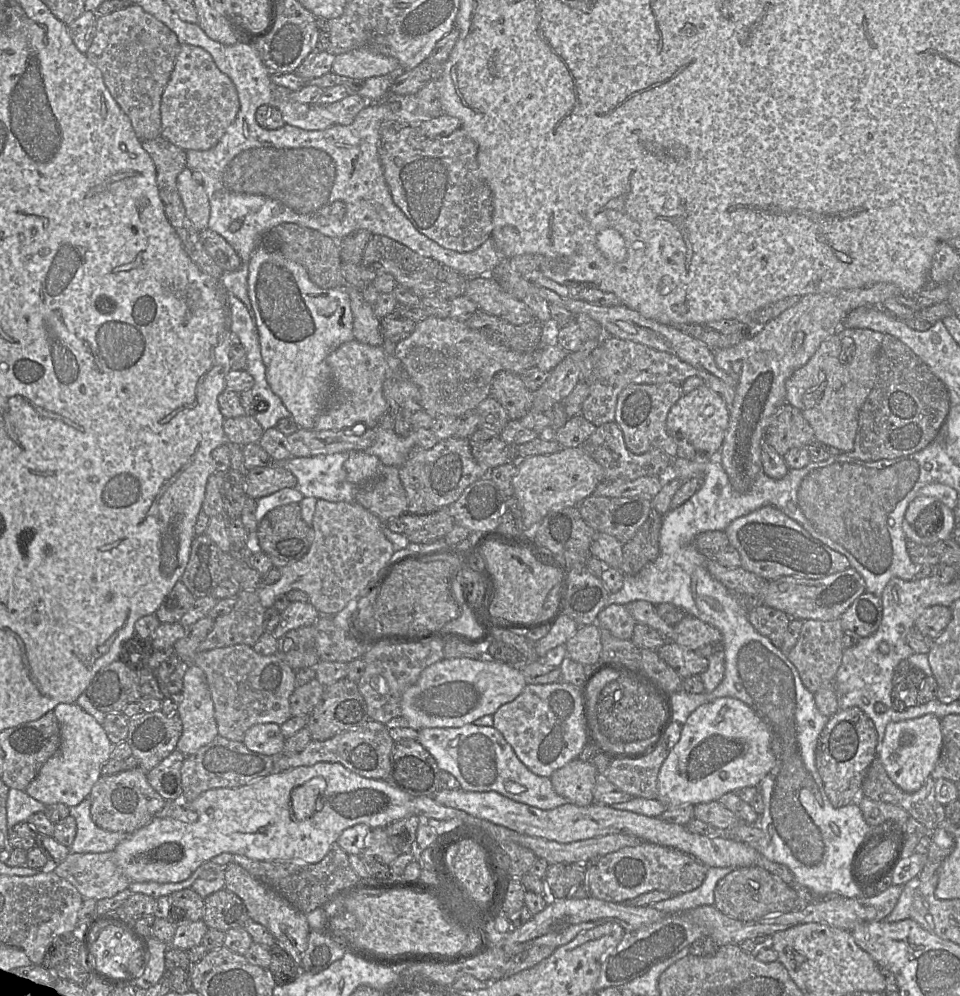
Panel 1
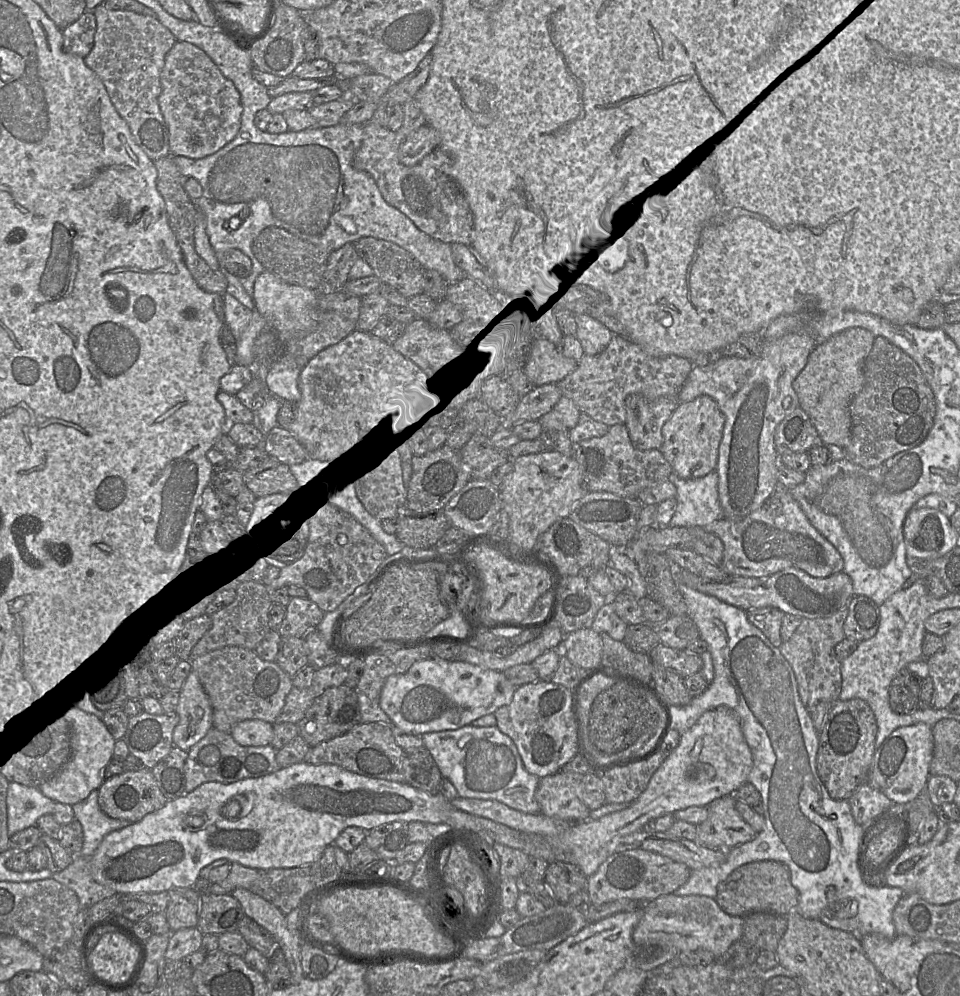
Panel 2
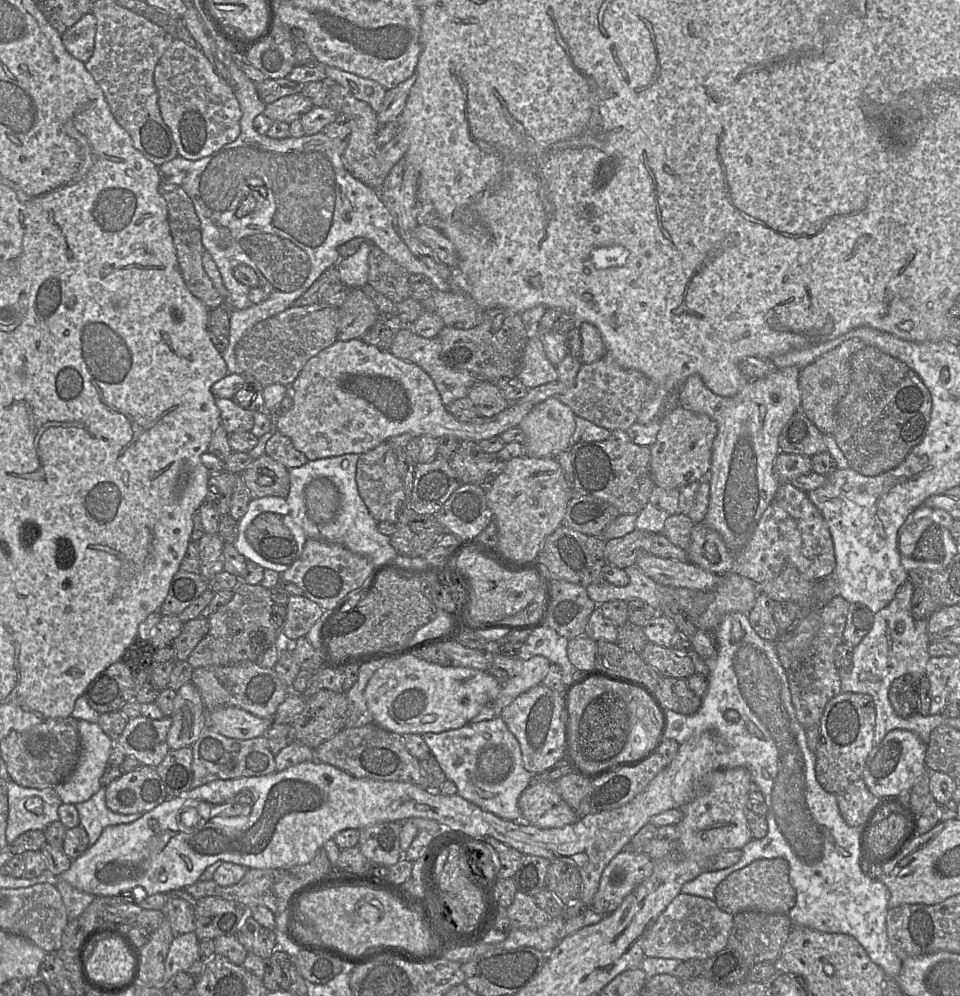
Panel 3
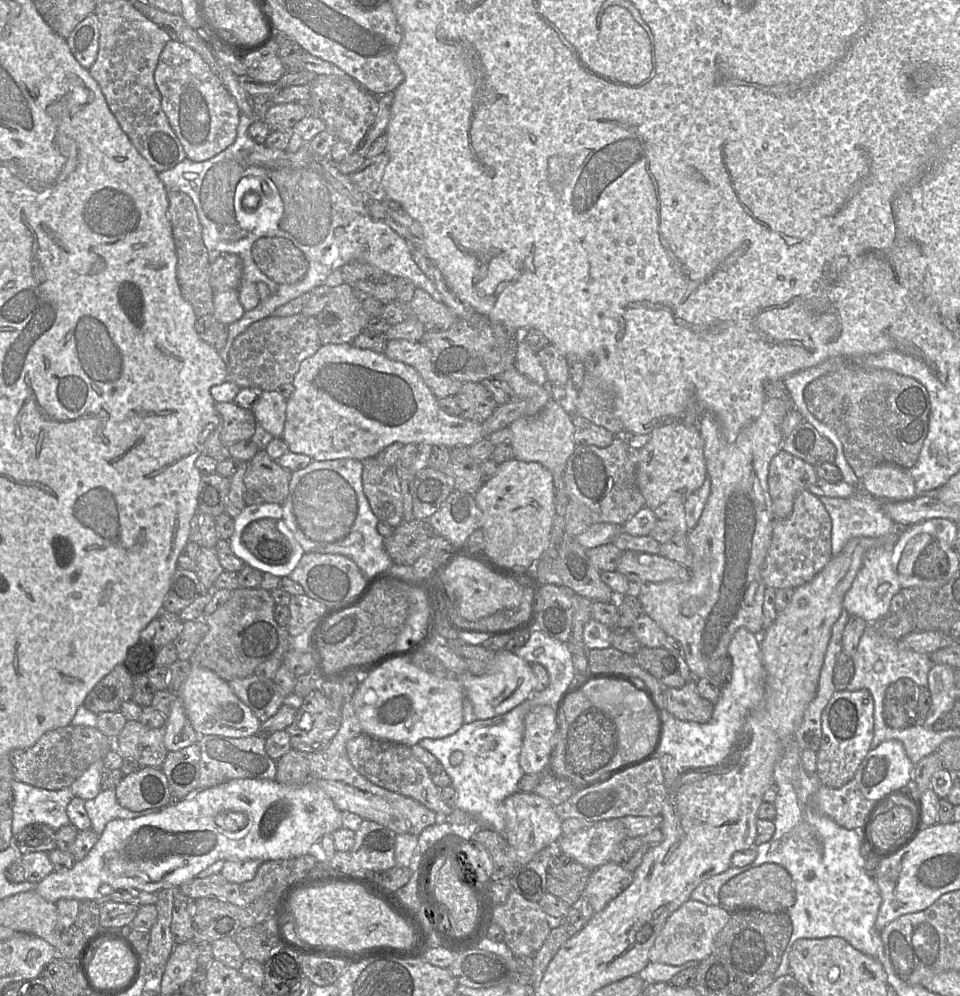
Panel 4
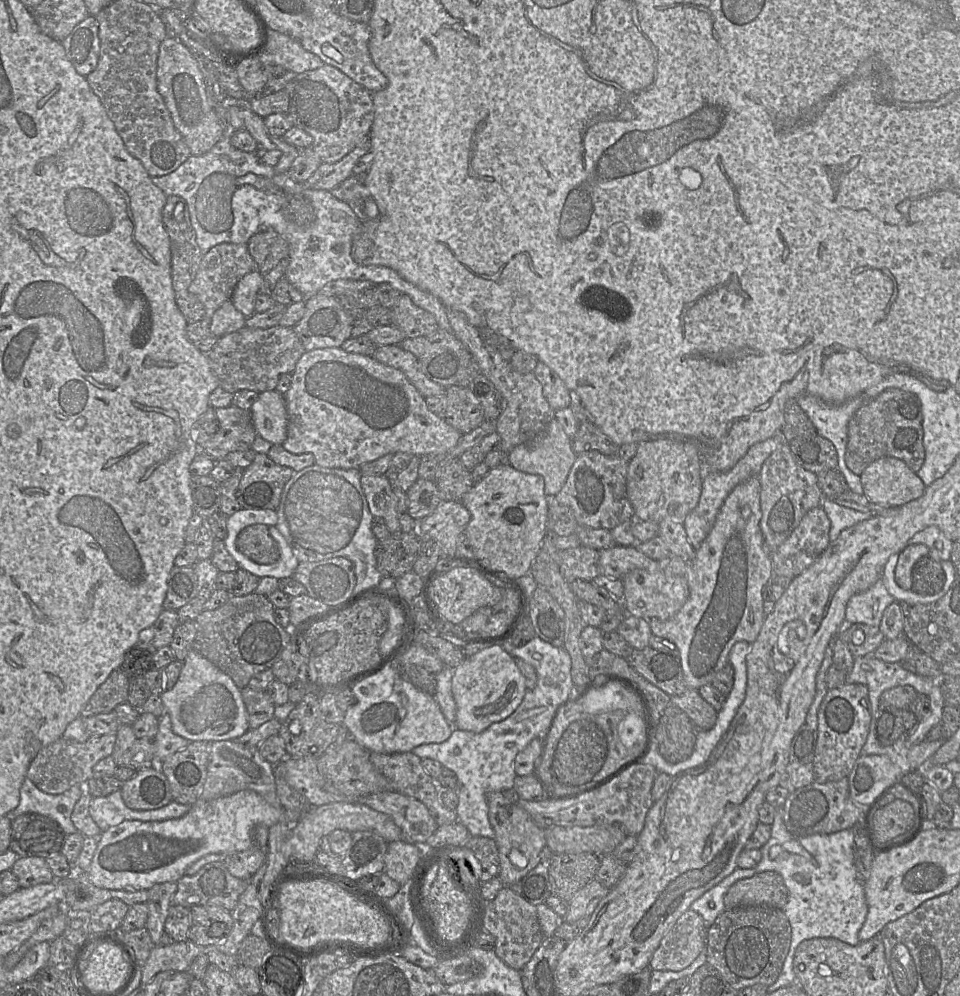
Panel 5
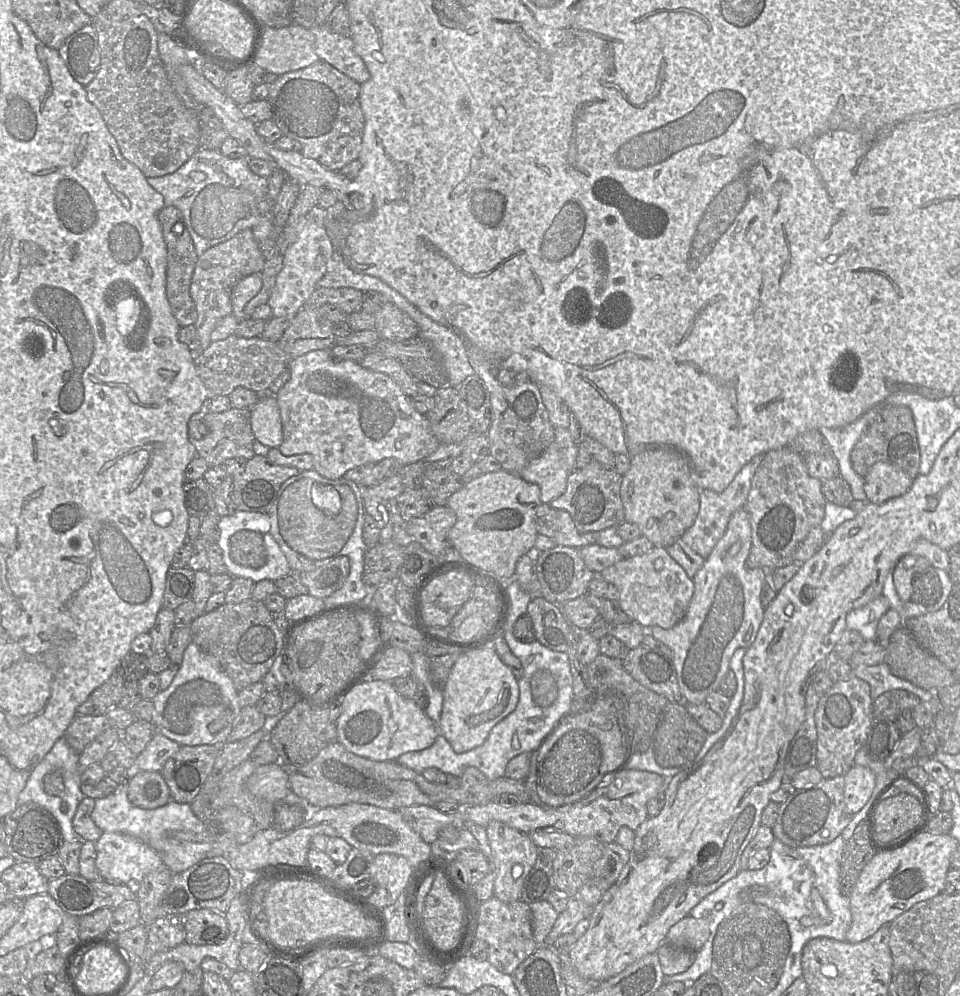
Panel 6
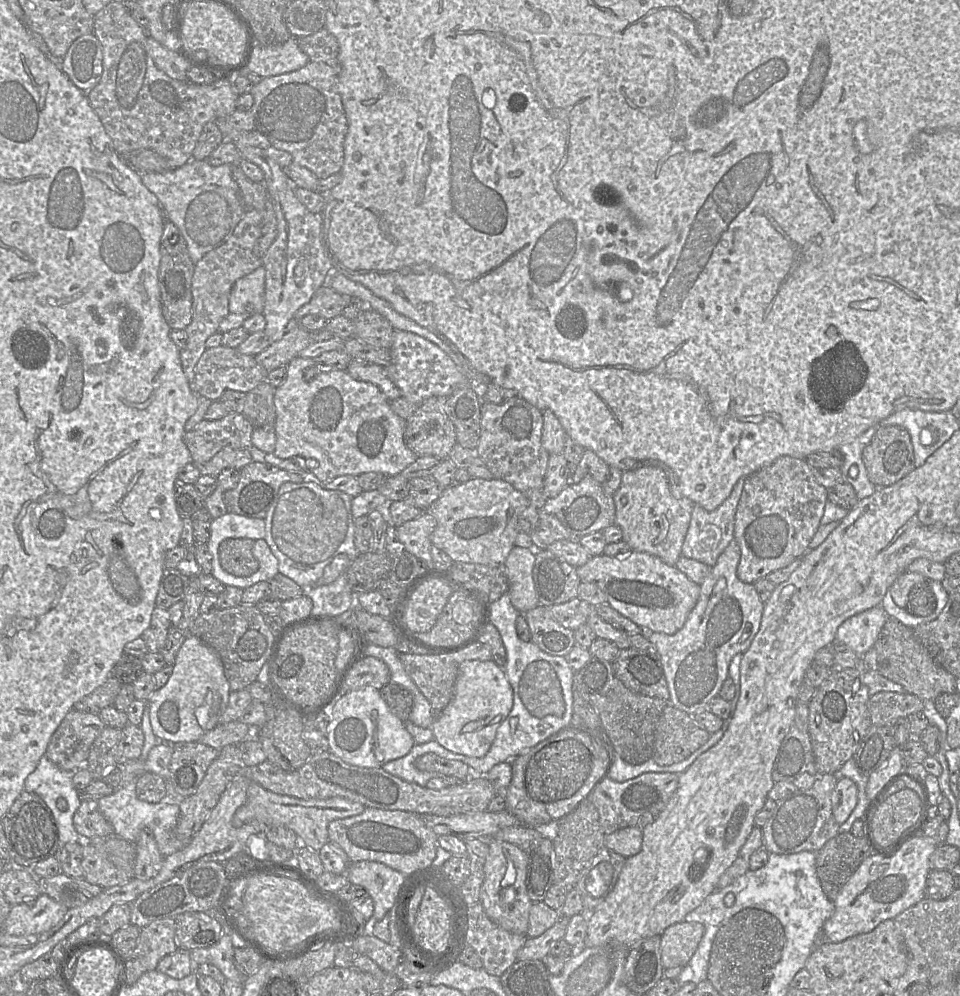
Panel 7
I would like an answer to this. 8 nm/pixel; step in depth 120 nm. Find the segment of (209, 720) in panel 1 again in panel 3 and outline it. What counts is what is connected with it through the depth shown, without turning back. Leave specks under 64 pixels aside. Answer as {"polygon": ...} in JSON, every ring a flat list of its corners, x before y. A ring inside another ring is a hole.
{"polygon":[[192,682,177,690,170,717,172,725,167,734,169,748,176,750,192,746,206,727,206,708]]}

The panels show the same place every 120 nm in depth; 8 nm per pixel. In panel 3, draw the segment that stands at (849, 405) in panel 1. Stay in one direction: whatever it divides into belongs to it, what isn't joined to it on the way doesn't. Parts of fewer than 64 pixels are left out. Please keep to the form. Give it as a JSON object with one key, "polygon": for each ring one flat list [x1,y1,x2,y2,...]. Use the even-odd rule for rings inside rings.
{"polygon":[[849,339,800,371,798,377,801,395,800,411,806,415,822,434,834,436,838,425,837,404,846,394,851,379,850,359,853,354,866,346,860,339]]}

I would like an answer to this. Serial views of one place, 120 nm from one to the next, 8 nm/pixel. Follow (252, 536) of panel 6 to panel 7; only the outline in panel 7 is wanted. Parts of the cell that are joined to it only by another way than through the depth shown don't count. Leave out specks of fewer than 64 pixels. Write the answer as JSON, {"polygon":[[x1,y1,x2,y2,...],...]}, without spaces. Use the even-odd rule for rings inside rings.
{"polygon":[[230,538,219,545,219,561,222,569,235,577,249,577,259,569,259,562,252,550,255,541,248,538]]}

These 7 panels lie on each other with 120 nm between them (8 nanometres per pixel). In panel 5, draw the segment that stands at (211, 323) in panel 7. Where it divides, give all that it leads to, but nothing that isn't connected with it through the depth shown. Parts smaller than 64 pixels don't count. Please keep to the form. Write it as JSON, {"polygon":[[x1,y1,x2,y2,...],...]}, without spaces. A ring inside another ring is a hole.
{"polygon":[[221,243,204,254,197,274,189,287,190,292,204,306,205,318,201,321,210,326,213,314,224,302,231,300,234,289,240,279,255,269,256,264,249,253,248,244]]}

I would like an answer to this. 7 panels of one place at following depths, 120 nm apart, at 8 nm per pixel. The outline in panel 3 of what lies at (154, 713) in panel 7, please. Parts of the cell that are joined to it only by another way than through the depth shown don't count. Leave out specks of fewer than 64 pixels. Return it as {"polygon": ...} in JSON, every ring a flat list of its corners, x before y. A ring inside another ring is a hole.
{"polygon":[[229,706,213,711,206,710,206,726,228,738,248,740,264,736,271,727,271,720]]}

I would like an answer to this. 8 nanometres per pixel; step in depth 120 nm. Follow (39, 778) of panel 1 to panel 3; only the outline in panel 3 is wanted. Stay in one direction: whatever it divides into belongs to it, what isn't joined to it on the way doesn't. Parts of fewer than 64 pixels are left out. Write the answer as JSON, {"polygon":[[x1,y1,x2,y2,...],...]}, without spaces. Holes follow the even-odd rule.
{"polygon":[[78,720,78,732,81,741,79,761,71,775,54,787,65,804,85,802,100,790,100,779,116,741,106,735,98,723]]}

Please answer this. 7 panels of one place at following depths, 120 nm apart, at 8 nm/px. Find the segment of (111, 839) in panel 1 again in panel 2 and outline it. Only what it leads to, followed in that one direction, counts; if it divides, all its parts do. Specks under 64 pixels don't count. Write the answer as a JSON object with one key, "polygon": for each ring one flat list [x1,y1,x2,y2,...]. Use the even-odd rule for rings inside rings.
{"polygon":[[98,790,91,791,86,799,72,805,72,809,74,818,82,825,83,847,80,855,85,857,91,857,95,853,108,833,135,823,107,816,98,804]]}

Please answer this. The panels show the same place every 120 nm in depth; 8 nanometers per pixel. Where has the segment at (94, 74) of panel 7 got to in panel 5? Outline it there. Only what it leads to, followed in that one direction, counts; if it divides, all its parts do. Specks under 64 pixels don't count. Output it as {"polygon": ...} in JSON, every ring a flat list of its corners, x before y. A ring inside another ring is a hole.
{"polygon":[[89,15,78,23,61,43,77,73,87,77,97,67,100,56,96,17]]}

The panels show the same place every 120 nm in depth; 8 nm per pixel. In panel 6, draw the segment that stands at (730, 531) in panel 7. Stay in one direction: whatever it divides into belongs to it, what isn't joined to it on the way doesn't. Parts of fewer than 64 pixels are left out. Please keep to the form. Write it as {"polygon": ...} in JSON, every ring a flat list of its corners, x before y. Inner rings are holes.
{"polygon":[[764,454,753,457,735,475,729,486,722,492,717,493,709,489,700,490,700,508,694,523,682,535,682,540,702,558,706,559,717,542,724,535,732,514,744,507,747,496,751,489,752,478,762,462]]}

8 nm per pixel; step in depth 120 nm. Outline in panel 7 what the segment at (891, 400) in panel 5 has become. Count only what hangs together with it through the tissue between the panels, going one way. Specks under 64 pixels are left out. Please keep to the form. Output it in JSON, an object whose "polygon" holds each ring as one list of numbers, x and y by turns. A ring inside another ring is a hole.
{"polygon":[[900,426,880,427,863,449,862,459,870,482,877,488,896,483,916,468,910,434]]}

